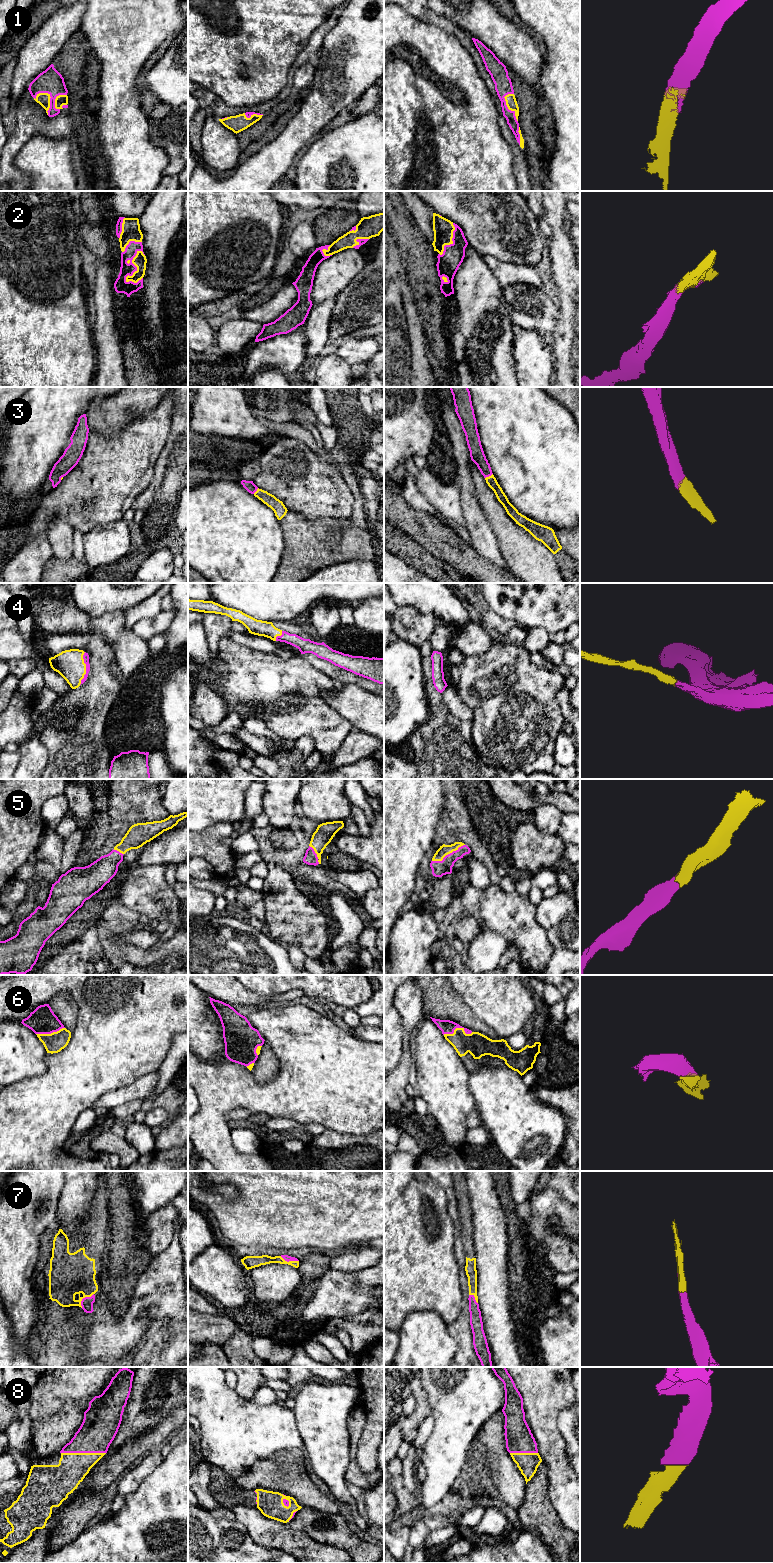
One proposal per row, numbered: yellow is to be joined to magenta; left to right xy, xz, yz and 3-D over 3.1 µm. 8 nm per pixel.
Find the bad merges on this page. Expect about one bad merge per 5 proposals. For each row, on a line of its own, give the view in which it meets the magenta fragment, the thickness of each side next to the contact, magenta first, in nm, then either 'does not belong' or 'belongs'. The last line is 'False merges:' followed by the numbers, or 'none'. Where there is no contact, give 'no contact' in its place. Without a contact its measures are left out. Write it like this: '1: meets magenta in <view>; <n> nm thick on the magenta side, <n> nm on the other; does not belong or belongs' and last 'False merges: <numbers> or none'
1: meets magenta in xy; 200 nm thick on the magenta side, 100 nm on the other; belongs
2: meets magenta in xy; 110 nm thick on the magenta side, 100 nm on the other; belongs
3: meets magenta in yz; 120 nm thick on the magenta side, 80 nm on the other; belongs
4: meets magenta in xy; 50 nm thick on the magenta side, 220 nm on the other; belongs
5: meets magenta in yz; 130 nm thick on the magenta side, 90 nm on the other; belongs
6: meets magenta in yz; 110 nm thick on the magenta side, 190 nm on the other; belongs
7: meets magenta in xy; 100 nm thick on the magenta side, 340 nm on the other; belongs
8: meets magenta in xy; 280 nm thick on the magenta side, 240 nm on the other; belongs
False merges: none

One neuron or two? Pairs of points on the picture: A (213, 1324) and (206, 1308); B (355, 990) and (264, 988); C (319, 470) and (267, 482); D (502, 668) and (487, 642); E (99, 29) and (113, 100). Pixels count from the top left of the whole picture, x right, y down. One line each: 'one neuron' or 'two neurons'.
A: two neurons
B: one neuron
C: one neuron
D: two neurons
E: one neuron

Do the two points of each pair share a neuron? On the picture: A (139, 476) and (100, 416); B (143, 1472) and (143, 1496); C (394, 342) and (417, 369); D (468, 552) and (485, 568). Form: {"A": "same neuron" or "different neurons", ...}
{"A": "different neurons", "B": "different neurons", "C": "different neurons", "D": "same neuron"}

